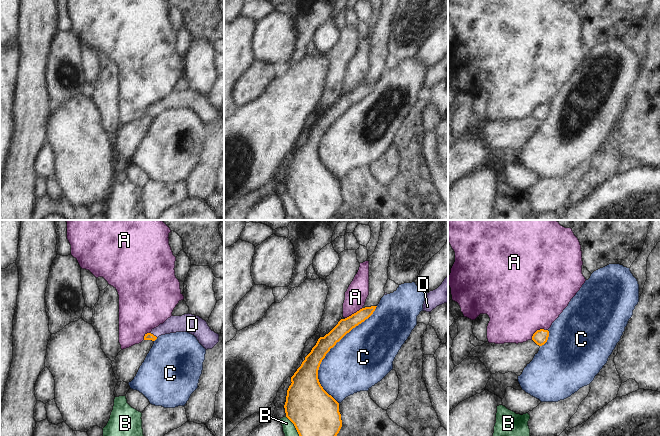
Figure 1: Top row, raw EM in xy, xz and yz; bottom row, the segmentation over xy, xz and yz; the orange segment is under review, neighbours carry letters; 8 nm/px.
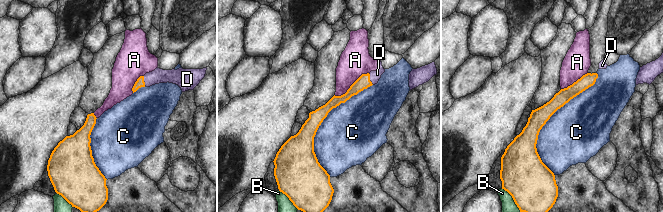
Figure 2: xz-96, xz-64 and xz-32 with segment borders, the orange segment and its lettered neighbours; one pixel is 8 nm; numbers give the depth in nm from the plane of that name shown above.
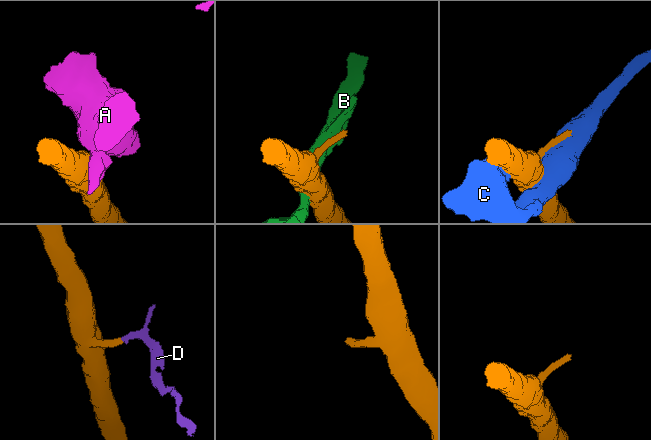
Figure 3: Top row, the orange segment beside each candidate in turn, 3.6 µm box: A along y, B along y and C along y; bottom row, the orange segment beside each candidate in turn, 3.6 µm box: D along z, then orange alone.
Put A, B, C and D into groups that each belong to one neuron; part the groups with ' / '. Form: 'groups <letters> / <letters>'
groups A / B / C / D

